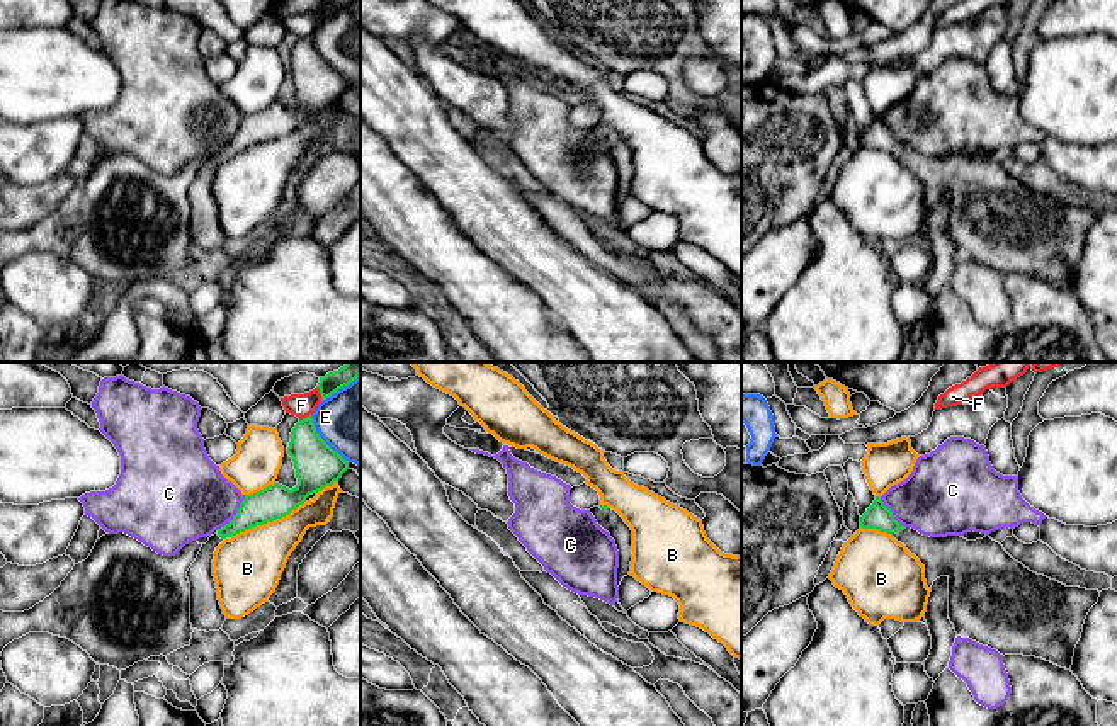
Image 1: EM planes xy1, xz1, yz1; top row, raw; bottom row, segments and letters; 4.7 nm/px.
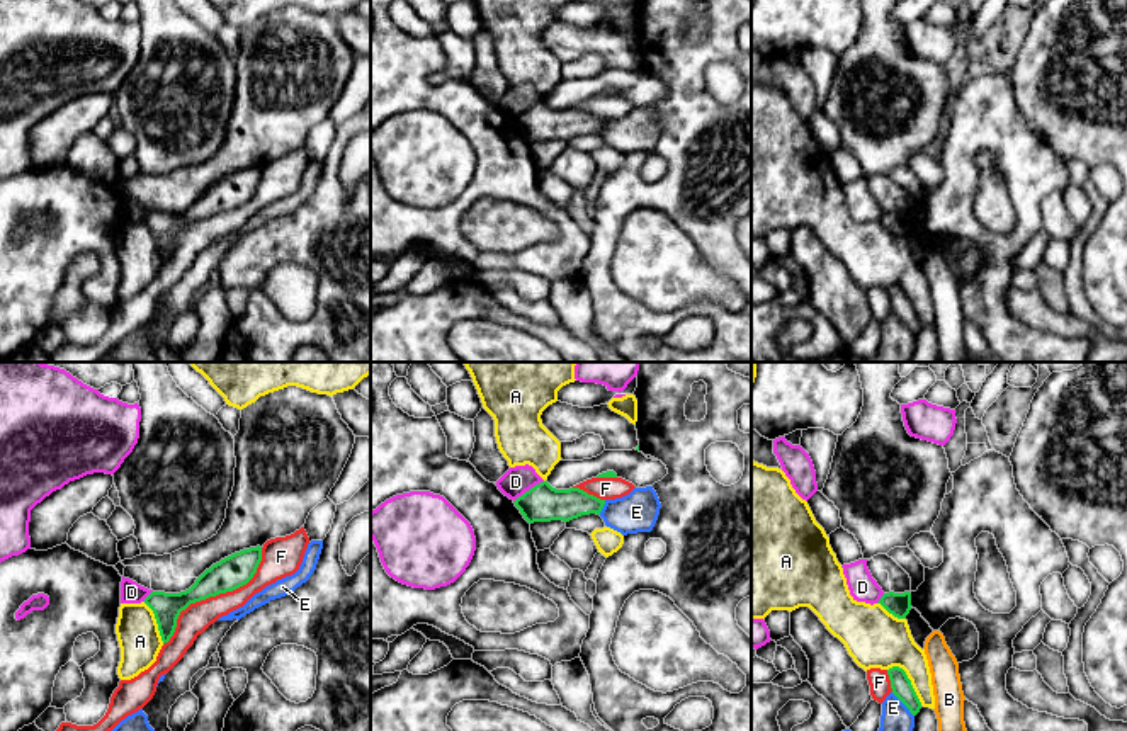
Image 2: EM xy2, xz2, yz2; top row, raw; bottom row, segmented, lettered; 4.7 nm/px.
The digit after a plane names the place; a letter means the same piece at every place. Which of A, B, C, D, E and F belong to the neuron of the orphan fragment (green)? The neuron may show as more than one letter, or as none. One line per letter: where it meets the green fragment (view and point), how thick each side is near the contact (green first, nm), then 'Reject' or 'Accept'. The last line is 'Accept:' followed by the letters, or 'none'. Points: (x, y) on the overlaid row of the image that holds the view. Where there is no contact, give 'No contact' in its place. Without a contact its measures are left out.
A: Touches green at yz2 (910, 680). Thickness 100 nm (green) against 280 nm. Reject
B: Touches green at xy1 (267, 521). Thickness 160 nm (green) against 320 nm. Reject
C: Touches green at xy1 (237, 514). Thickness 160 nm (green) against 400 nm. Reject
D: Touches green at xz2 (529, 490). Thickness 180 nm (green) against 140 nm. Reject
E: Touches green at xy1 (322, 439). Thickness 220 nm (green) against 360 nm. Reject
F: Touches green at xy2 (215, 595). Thickness 160 nm (green) against 140 nm. Reject
Accept: none

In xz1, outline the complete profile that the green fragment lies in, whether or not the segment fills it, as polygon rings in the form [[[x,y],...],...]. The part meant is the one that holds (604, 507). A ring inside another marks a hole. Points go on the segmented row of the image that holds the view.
[[[598,505],[590,508],[590,513],[595,517],[597,524],[610,534],[615,541],[619,551],[619,568],[617,568],[617,587],[622,578],[631,571],[632,561],[632,530],[624,522],[624,519],[607,505]]]

